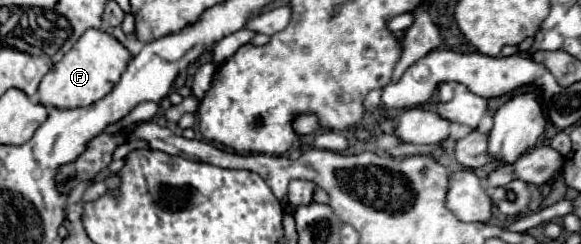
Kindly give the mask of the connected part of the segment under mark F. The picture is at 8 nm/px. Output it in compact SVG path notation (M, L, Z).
M87 30L73 48L43 76L37 96L39 104L53 106L53 108L79 108L89 106L97 100L101 100L105 94L113 90L117 80L121 78L123 70L127 68L131 60L129 50L119 44L113 36L109 36L103 30Z

